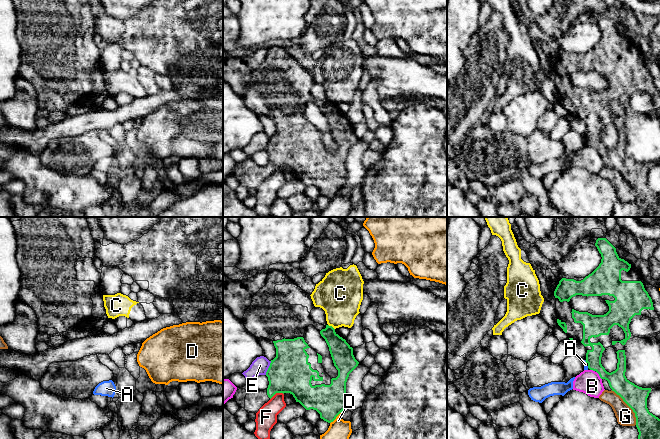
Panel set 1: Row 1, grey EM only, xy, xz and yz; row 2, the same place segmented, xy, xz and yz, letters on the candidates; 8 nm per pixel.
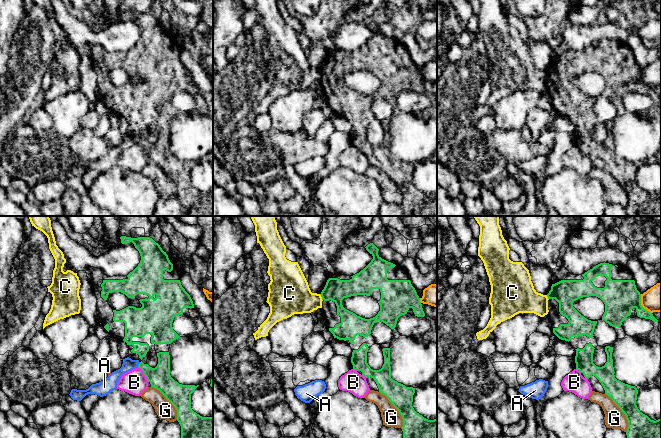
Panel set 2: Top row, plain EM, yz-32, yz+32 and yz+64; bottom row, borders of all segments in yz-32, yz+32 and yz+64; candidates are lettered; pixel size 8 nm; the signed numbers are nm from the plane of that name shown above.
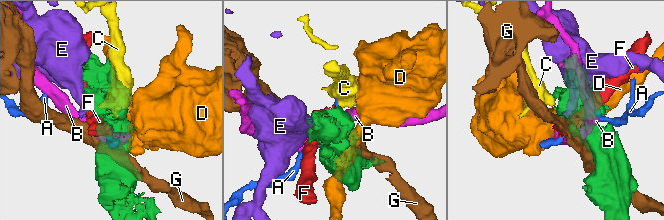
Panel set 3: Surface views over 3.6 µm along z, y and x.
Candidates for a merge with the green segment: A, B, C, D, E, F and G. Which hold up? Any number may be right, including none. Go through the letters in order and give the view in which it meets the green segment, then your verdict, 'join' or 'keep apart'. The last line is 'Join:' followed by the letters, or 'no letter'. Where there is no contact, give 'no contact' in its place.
A: contact in yz; keep apart
B: contact in yz; keep apart
C: contact in xz; keep apart
D: contact in xz; keep apart
E: contact in xz; keep apart
F: contact in xz; keep apart
G: contact in yz; keep apart
Join: no letter

